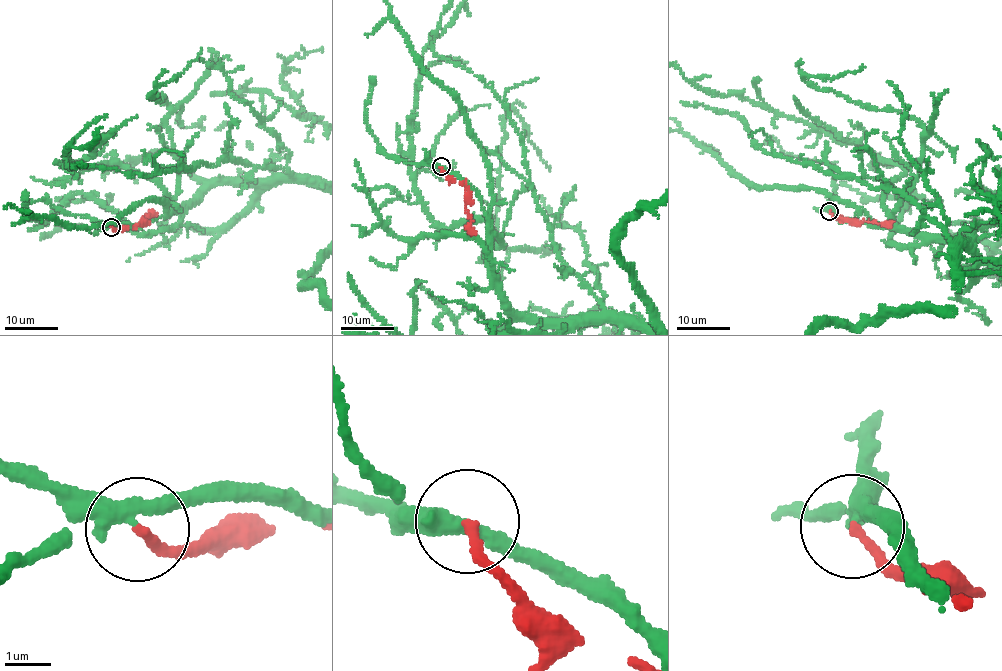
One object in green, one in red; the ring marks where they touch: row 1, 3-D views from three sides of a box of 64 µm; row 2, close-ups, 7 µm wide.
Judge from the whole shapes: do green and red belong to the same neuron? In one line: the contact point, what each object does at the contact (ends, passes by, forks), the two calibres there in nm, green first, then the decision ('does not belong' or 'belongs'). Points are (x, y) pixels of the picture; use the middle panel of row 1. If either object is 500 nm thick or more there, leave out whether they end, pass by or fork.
(441, 166) | green passes by | red ends | 360/200 nm | does not belong

